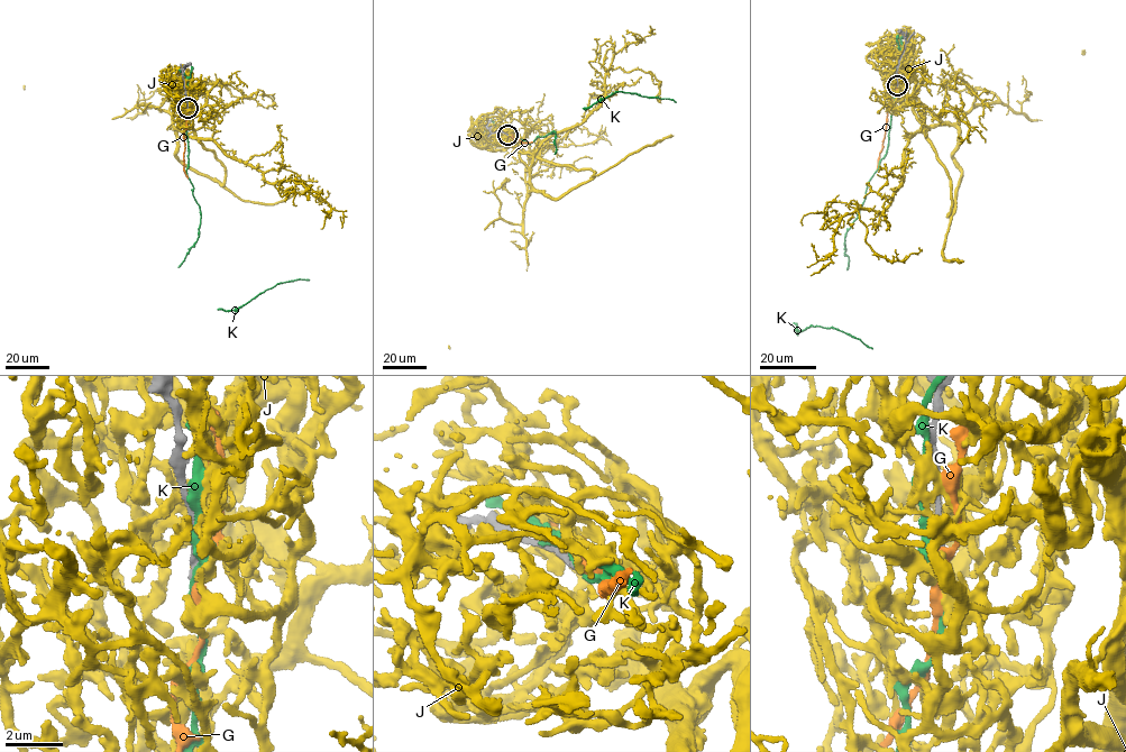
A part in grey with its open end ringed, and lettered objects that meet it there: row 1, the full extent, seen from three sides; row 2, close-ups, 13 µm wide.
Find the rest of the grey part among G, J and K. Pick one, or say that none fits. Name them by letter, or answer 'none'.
none

